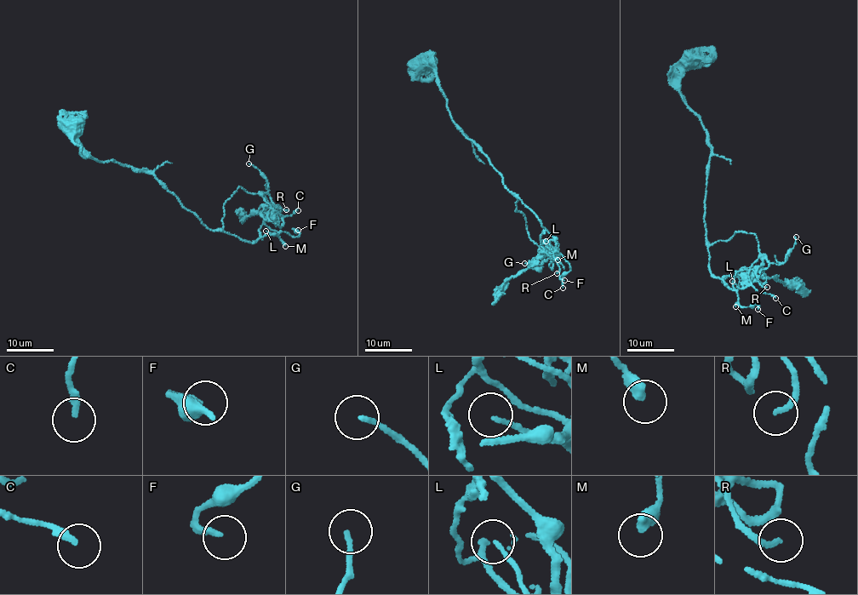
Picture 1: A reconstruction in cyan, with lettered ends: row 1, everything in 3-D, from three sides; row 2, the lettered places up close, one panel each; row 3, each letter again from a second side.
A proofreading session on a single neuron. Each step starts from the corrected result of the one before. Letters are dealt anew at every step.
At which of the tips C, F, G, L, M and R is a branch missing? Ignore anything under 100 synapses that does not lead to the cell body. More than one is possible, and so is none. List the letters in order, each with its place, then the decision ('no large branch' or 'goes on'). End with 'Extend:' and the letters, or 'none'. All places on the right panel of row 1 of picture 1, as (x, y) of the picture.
C: at (775, 298); goes on
F: at (757, 309); goes on
G: at (796, 237); no large branch
L: at (732, 281); no large branch
M: at (735, 306); no large branch
R: at (767, 287); goes on
Extend: C, F, R

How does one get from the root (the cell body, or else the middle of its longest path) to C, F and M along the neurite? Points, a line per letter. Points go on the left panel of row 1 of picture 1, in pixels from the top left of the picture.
C: (73, 123), (69, 132), (88, 156), (151, 173), (210, 229), (251, 243), (276, 236), (284, 216), (298, 210)
F: (73, 123), (69, 132), (88, 156), (151, 173), (207, 227), (251, 243), (298, 230)
M: (73, 123), (68, 125), (69, 132), (88, 156), (151, 173), (207, 227), (251, 243), (277, 232), (285, 246)

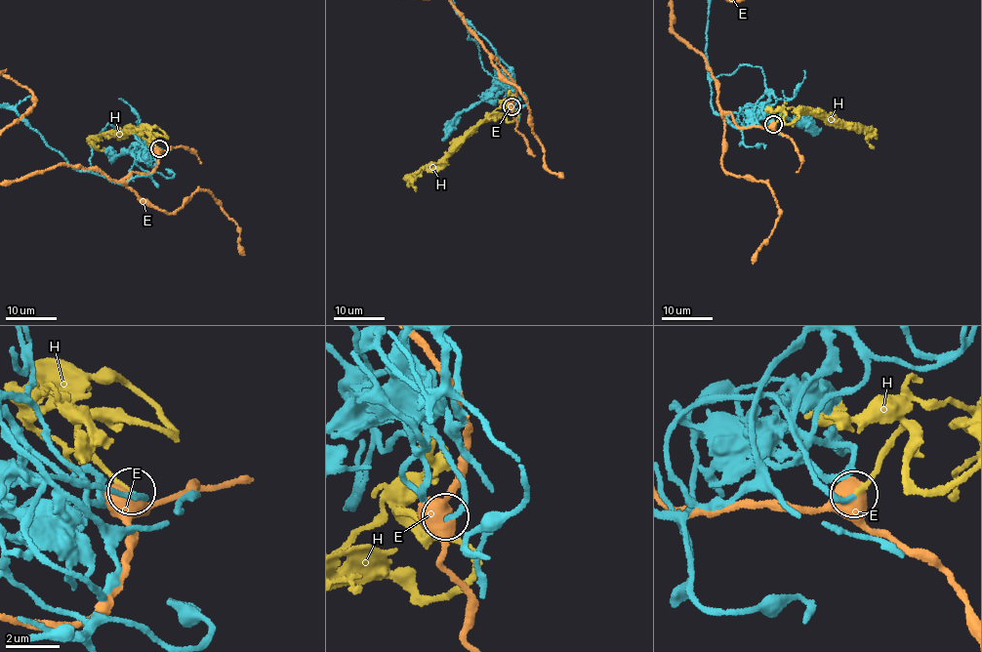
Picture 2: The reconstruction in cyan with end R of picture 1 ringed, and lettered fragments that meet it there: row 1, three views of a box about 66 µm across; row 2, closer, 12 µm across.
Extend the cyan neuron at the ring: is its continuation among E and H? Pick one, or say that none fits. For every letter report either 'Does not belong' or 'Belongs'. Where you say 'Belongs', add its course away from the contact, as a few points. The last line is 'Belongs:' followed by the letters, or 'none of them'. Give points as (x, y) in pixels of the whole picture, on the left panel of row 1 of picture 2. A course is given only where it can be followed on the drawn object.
E: Does not belong
H: Belongs. Its course: (159, 148), (143, 129), (117, 138), (100, 136), (93, 139), (97, 149), (103, 147)
Belongs: H

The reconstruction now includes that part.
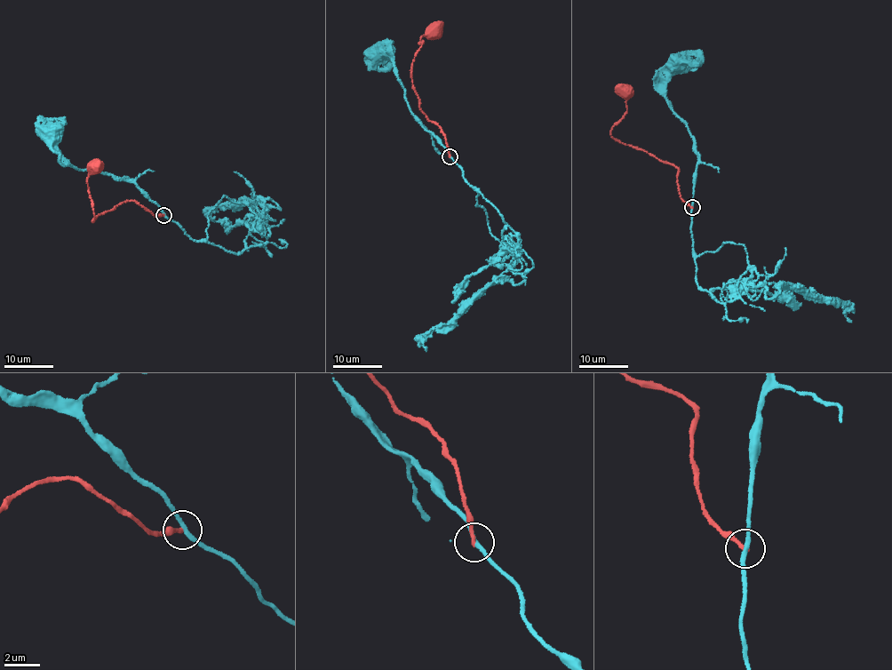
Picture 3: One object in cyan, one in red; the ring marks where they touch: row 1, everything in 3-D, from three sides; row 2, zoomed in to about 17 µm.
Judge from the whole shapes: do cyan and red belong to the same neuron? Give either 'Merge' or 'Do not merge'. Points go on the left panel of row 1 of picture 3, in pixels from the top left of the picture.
Do not merge

